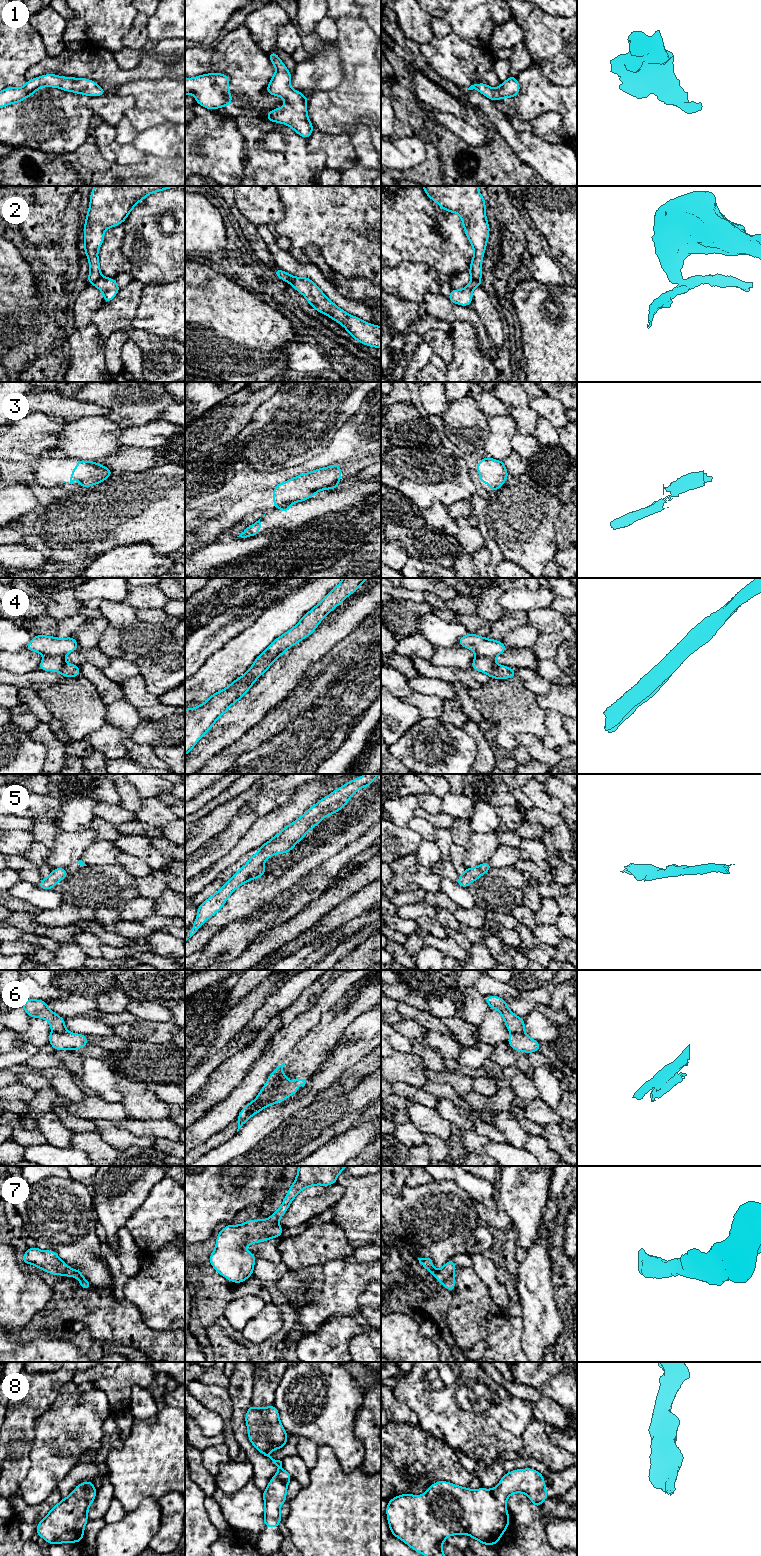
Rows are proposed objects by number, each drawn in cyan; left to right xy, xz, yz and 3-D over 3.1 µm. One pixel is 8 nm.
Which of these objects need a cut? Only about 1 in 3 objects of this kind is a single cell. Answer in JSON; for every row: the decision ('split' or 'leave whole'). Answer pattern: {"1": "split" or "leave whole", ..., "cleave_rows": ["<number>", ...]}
{"1": "leave whole", "2": "split", "3": "split", "4": "split", "5": "leave whole", "6": "split", "7": "leave whole", "8": "leave whole", "cleave_rows": ["2", "3", "4", "6"]}

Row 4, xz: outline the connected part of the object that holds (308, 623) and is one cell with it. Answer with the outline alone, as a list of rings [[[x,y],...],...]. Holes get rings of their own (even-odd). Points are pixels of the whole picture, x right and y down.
[[[343,578],[325,597],[308,611],[290,630],[276,638],[255,659],[248,671],[242,675],[245,681],[254,681],[264,674],[272,663],[293,645],[310,636],[325,616],[353,594],[369,578]]]

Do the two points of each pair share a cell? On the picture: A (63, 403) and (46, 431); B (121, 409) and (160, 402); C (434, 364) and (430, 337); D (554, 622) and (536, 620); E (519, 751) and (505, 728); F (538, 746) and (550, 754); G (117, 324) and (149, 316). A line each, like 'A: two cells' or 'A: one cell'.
A: two cells
B: one cell
C: two cells
D: one cell
E: two cells
F: one cell
G: two cells

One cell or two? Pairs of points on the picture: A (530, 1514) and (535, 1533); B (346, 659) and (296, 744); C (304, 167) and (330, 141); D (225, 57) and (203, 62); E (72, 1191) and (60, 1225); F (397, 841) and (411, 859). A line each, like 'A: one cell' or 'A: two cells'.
A: one cell
B: one cell
C: two cells
D: one cell
E: one cell
F: two cells

